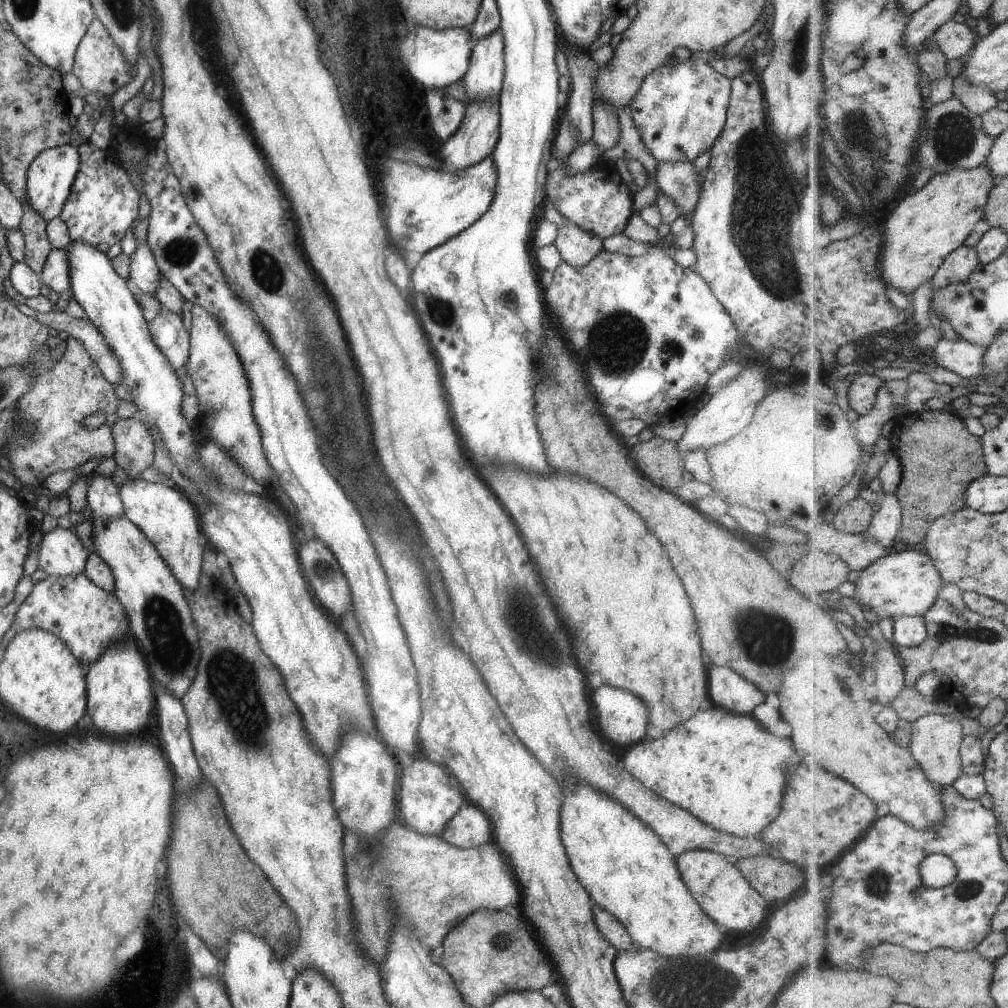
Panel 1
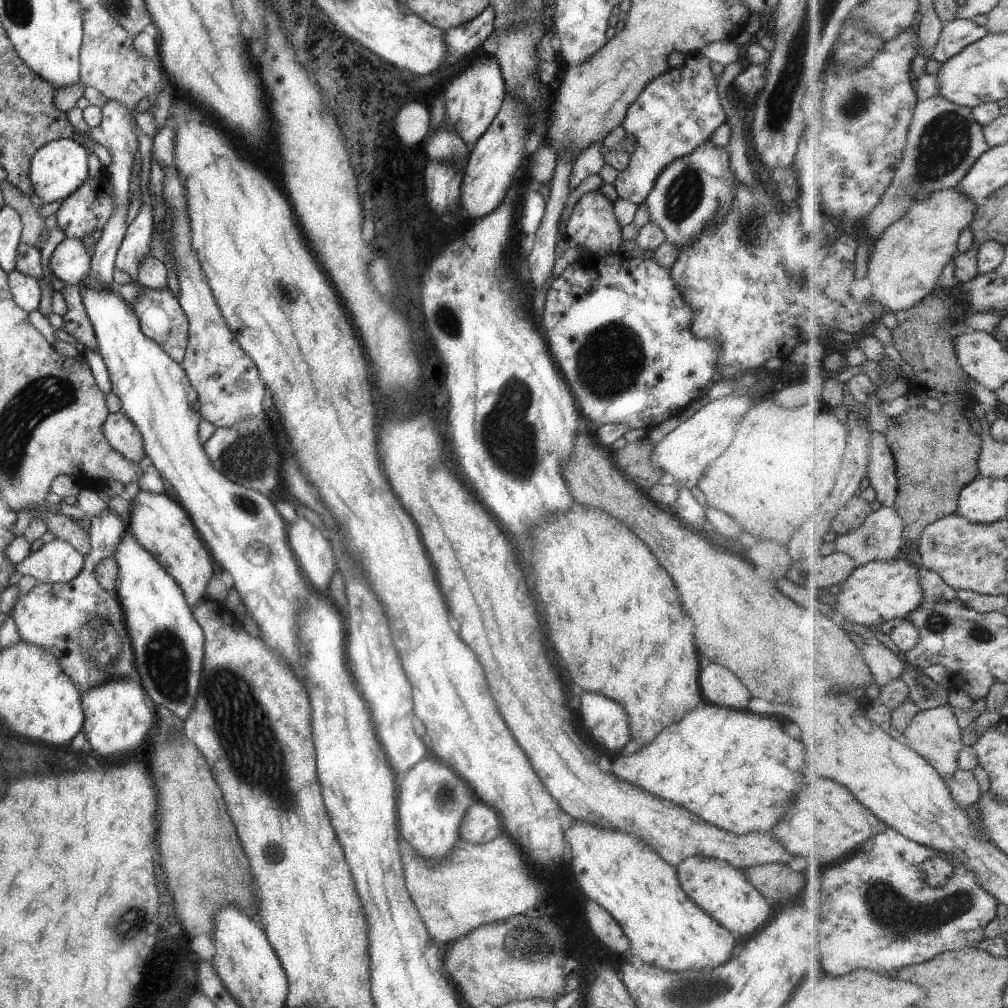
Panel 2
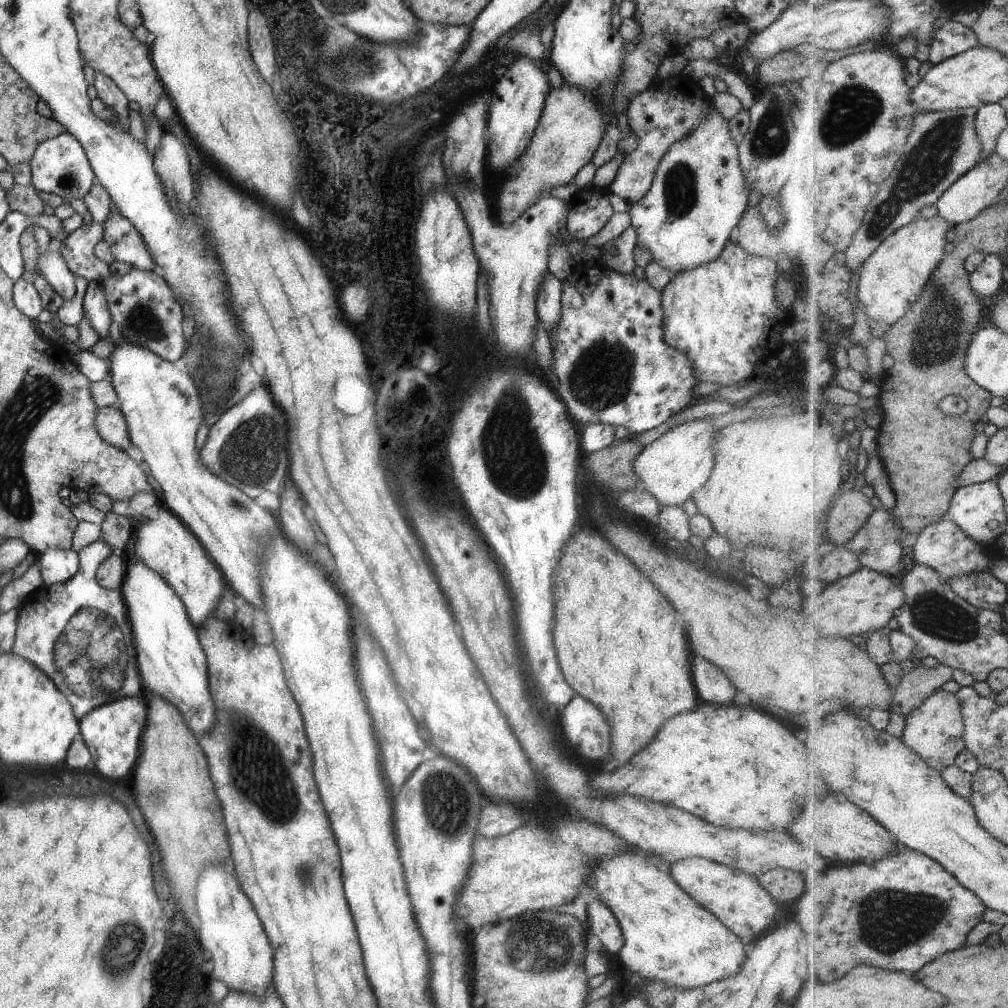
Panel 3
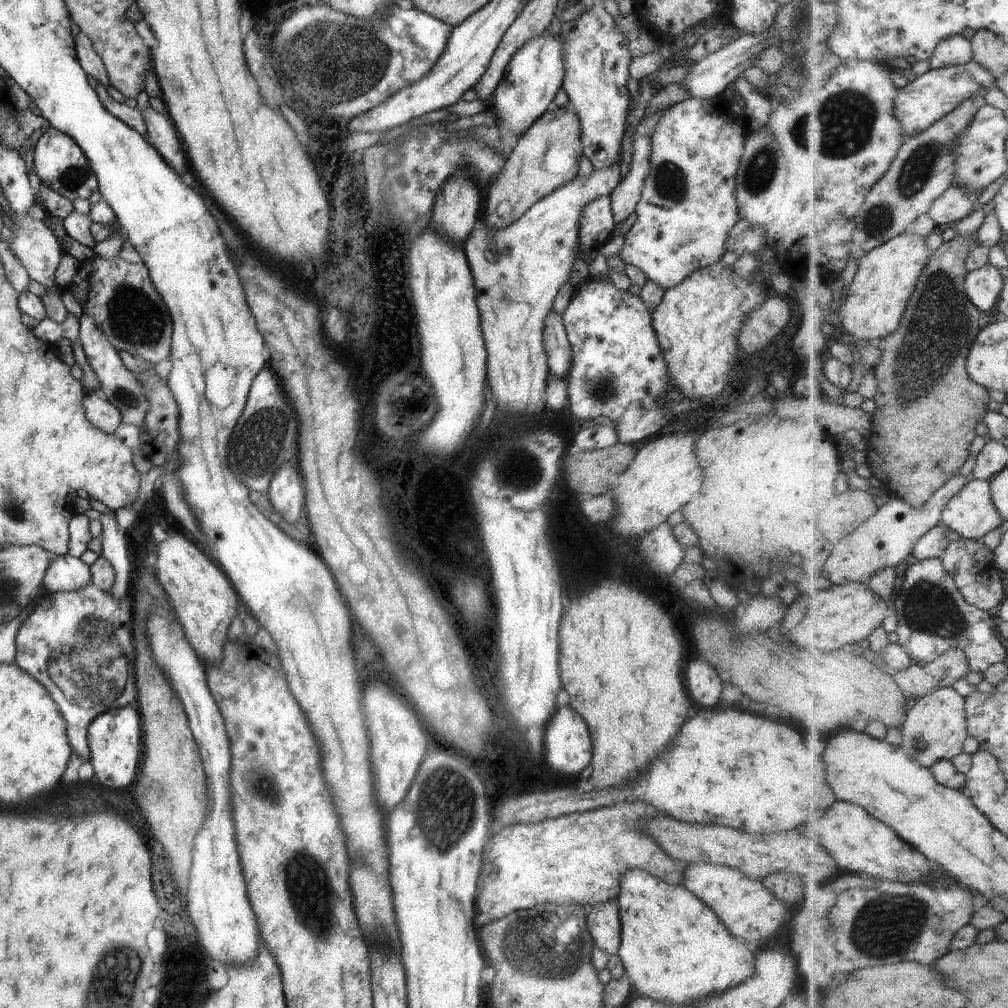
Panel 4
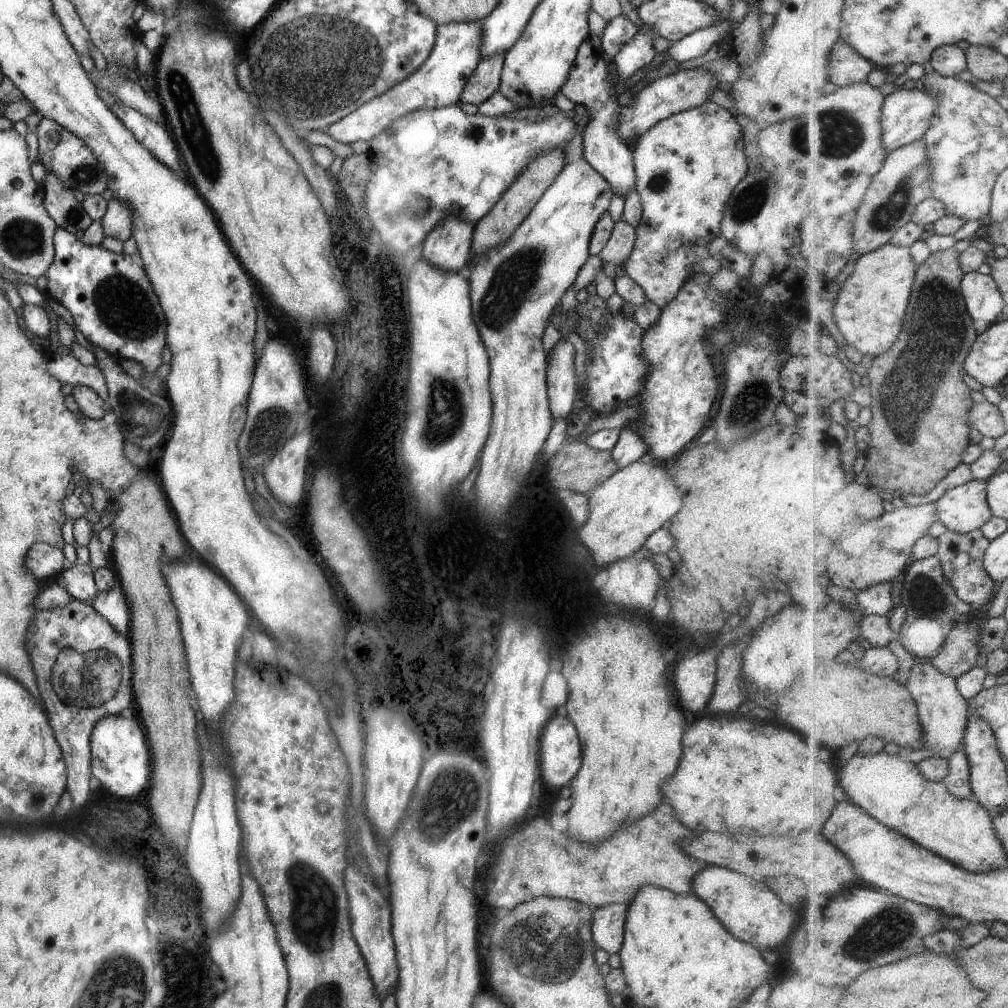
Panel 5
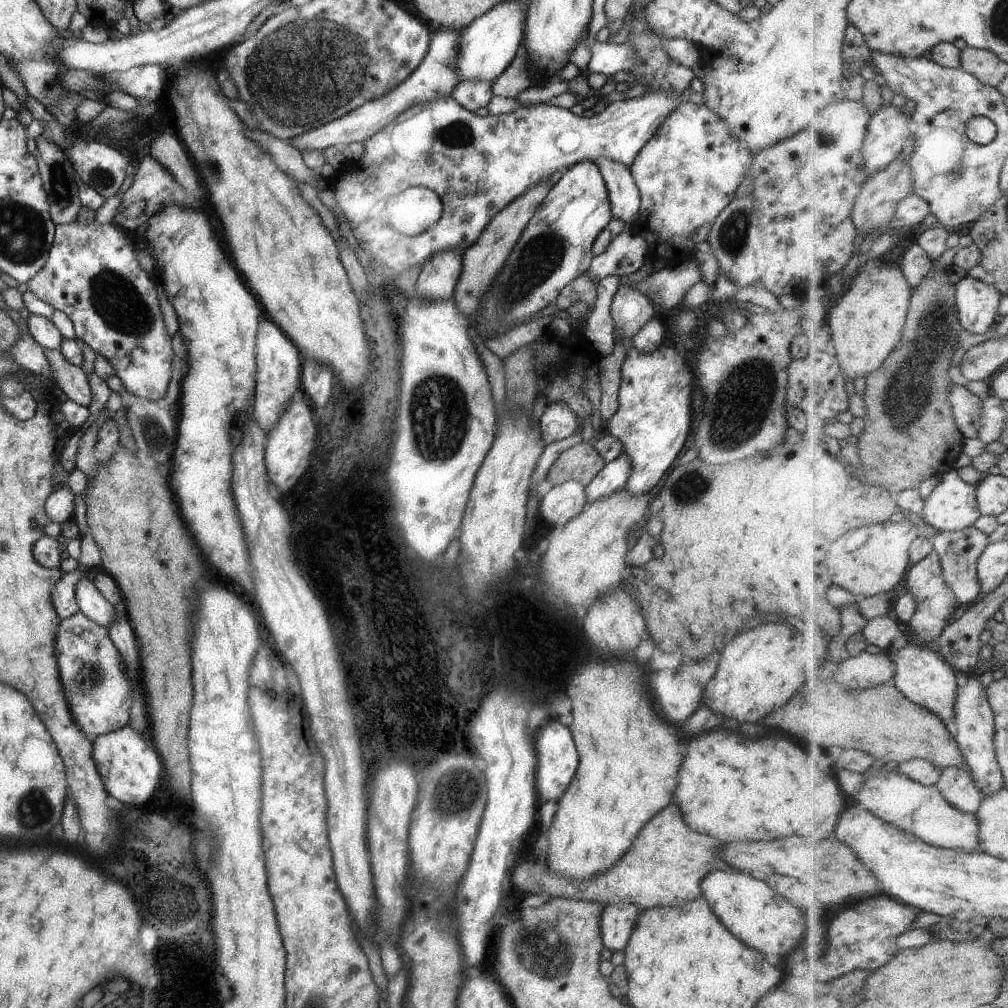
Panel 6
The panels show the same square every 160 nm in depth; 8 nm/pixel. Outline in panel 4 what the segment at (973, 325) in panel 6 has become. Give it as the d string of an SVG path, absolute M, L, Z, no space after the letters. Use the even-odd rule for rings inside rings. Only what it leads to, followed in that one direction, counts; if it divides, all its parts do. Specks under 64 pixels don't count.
M993 264L969 272L966 278L966 291L970 301L978 306L981 312L993 312L997 308L1005 279Z

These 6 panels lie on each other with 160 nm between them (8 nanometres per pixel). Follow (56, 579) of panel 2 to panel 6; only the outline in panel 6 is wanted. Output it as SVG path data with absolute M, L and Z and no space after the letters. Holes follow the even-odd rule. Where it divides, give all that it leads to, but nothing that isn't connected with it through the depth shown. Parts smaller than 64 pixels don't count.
M85 576L81 577L74 586L74 594L78 610L86 614L94 623L105 628L114 619L114 606L111 606L97 588L93 581Z

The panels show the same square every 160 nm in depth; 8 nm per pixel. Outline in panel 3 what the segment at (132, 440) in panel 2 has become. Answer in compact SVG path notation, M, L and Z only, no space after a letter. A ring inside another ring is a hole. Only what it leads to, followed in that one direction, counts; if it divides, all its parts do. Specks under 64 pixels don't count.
M99 407L95 417L97 434L108 444L125 450L130 442L122 412L116 407Z

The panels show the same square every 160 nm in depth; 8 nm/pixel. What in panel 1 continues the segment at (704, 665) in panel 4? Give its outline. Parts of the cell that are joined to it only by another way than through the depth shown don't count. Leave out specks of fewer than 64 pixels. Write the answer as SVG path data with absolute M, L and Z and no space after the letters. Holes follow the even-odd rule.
M708 666L706 689L717 707L738 715L749 715L766 694L750 680L743 678L729 667Z

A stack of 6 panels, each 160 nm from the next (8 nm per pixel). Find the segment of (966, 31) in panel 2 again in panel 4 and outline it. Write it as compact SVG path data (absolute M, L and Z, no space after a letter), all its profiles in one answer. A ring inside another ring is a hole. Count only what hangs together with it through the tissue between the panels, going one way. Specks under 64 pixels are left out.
M959 33L939 42L938 48L929 60L930 68L940 69L944 66L964 65L972 61L974 56L972 41Z

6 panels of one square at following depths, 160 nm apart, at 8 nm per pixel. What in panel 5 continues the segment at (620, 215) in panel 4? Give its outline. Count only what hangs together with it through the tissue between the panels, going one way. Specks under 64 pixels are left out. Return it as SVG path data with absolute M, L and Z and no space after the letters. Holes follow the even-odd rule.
M624 221L614 222L608 241L599 251L603 263L620 266L635 242L635 229Z

